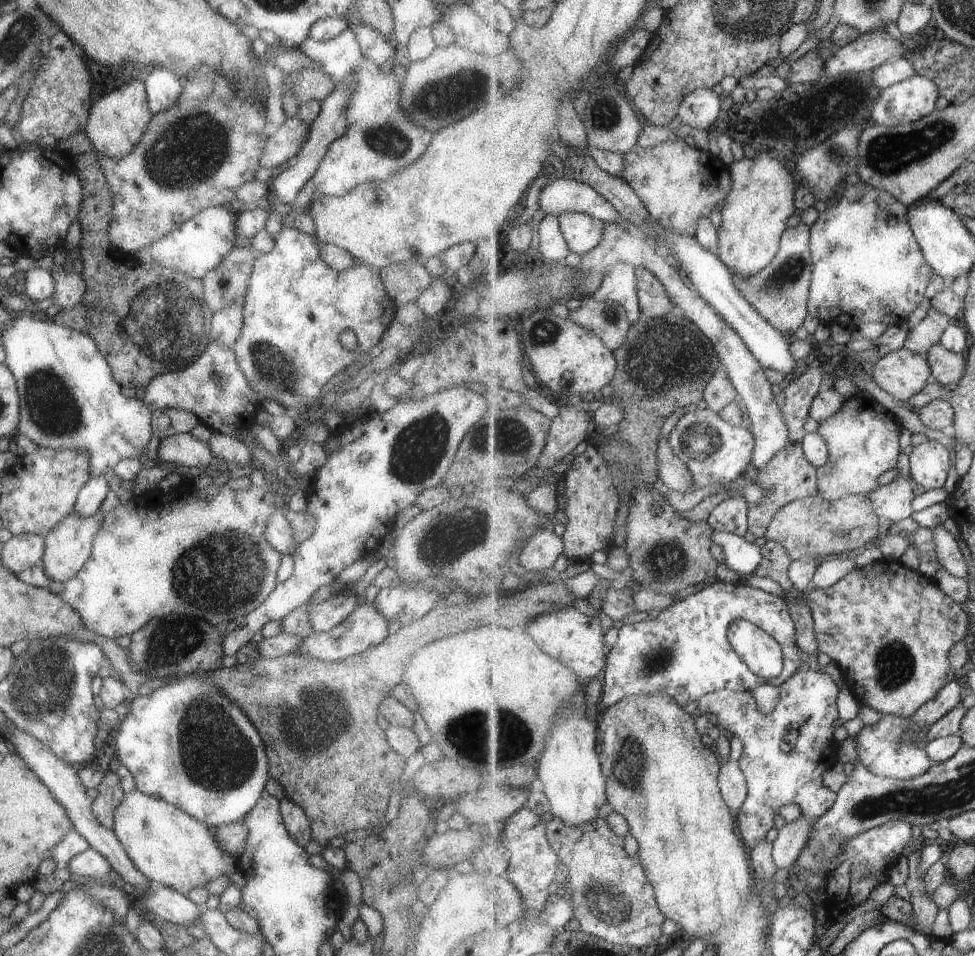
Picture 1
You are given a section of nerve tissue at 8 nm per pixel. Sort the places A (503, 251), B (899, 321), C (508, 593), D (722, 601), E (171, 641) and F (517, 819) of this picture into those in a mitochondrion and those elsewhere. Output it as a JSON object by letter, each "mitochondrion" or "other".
{"A":"other","B":"other","C":"other","D":"other","E":"mitochondrion","F":"other"}

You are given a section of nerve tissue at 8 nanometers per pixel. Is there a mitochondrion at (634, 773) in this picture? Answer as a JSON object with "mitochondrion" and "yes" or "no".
{"mitochondrion":"yes"}

